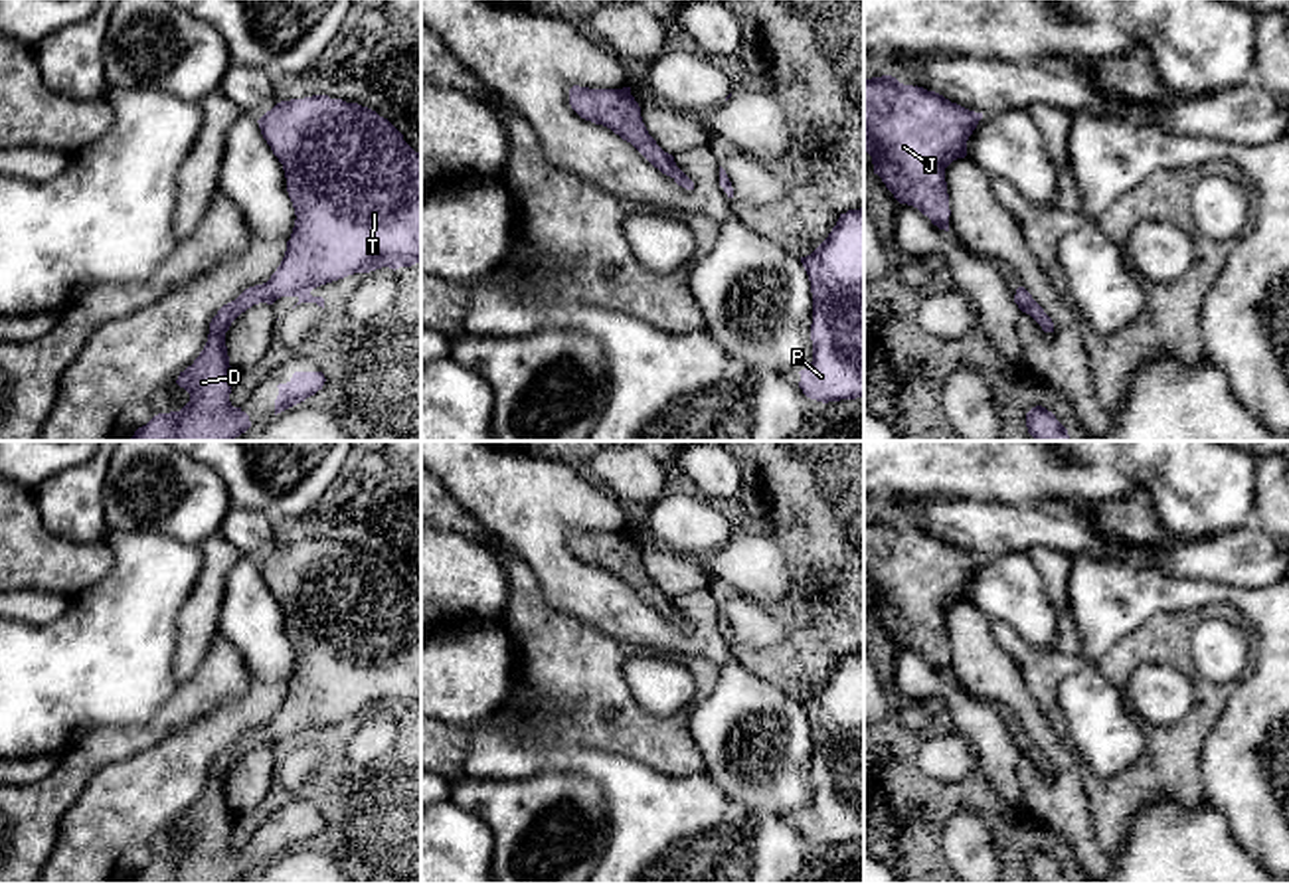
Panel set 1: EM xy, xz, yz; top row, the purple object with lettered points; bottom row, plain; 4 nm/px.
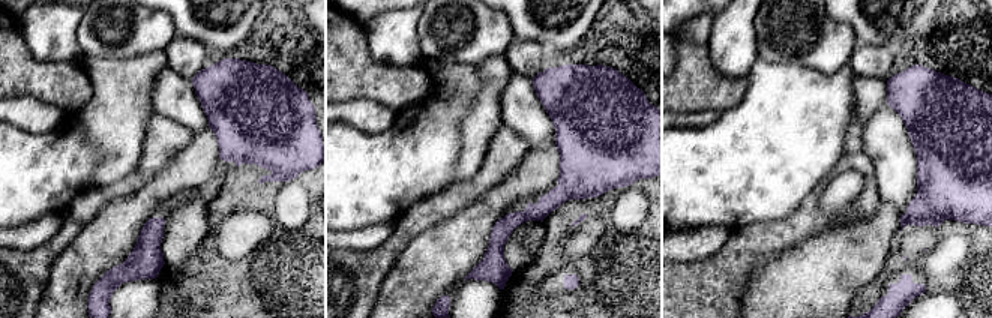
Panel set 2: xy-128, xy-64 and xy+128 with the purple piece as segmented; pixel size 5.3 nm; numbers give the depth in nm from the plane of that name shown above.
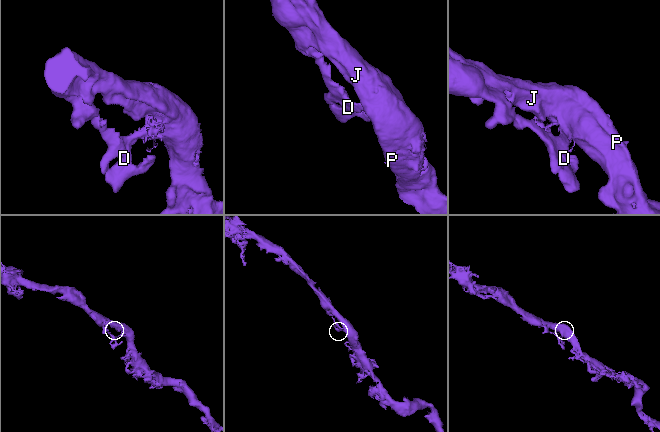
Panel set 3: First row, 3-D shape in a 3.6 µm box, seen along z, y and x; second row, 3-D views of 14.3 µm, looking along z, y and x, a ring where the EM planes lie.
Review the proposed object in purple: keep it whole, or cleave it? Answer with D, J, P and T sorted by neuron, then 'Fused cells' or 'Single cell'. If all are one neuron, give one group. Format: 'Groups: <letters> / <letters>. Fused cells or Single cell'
Groups: D J P T. Single cell

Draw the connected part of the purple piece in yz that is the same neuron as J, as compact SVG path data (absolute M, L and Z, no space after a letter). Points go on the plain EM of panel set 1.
M892 518L864 522L864 595L872 599L874 617L900 647L917 651L939 672L949 674L951 659L945 611L967 599L967 583L981 562L983 556Z

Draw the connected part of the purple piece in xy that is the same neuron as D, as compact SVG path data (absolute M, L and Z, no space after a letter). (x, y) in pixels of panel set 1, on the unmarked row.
M312 538L281 544L257 566L283 607L297 659L285 700L267 726L245 732L212 761L204 793L176 823L190 844L180 854L154 858L130 884L233 884L251 870L249 858L229 844L233 813L225 775L241 755L281 740L324 751L324 742L312 740L312 732L354 716L395 714L421 704L421 597L387 562L358 546Z

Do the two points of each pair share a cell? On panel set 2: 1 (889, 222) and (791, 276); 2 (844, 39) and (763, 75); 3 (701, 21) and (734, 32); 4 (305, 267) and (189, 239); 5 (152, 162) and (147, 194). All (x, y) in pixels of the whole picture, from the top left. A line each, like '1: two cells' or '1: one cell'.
1: one cell
2: two cells
3: two cells
4: two cells
5: two cells

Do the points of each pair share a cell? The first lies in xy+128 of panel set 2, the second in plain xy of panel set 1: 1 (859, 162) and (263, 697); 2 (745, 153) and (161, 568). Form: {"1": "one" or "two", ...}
{"1": "two", "2": "one"}

